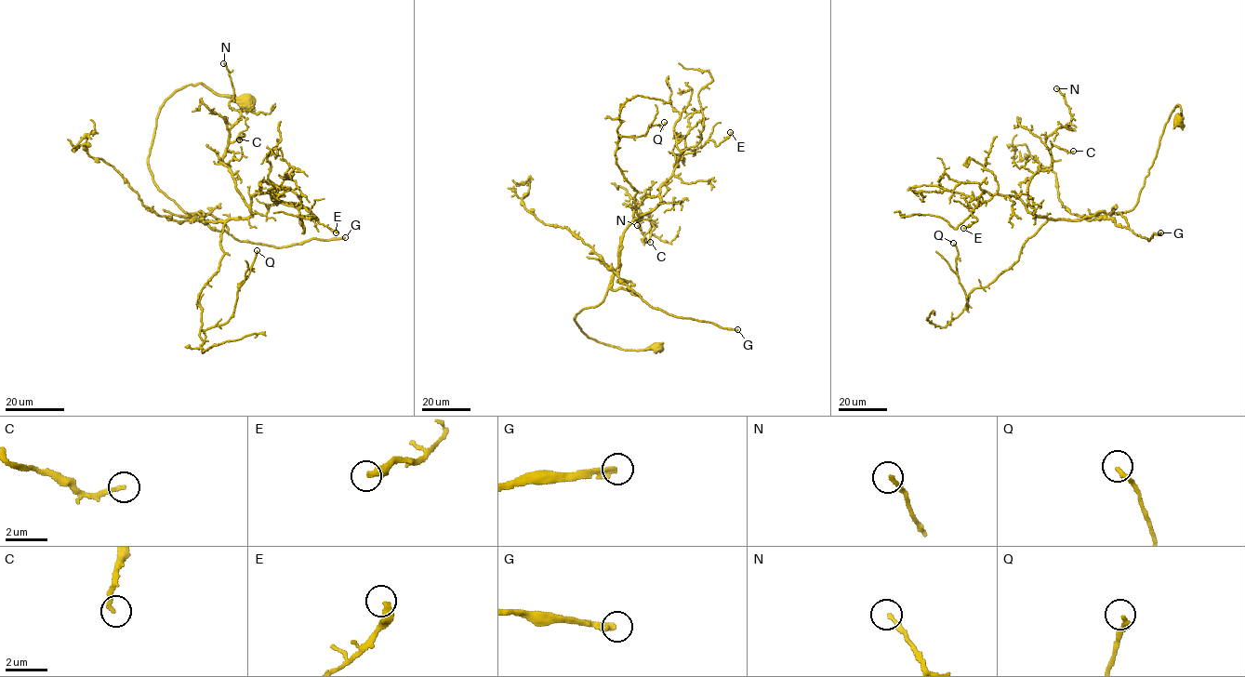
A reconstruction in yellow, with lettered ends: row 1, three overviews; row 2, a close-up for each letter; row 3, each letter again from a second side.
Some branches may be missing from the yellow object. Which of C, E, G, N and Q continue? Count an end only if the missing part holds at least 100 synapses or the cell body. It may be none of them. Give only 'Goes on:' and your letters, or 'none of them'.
Goes on: G

